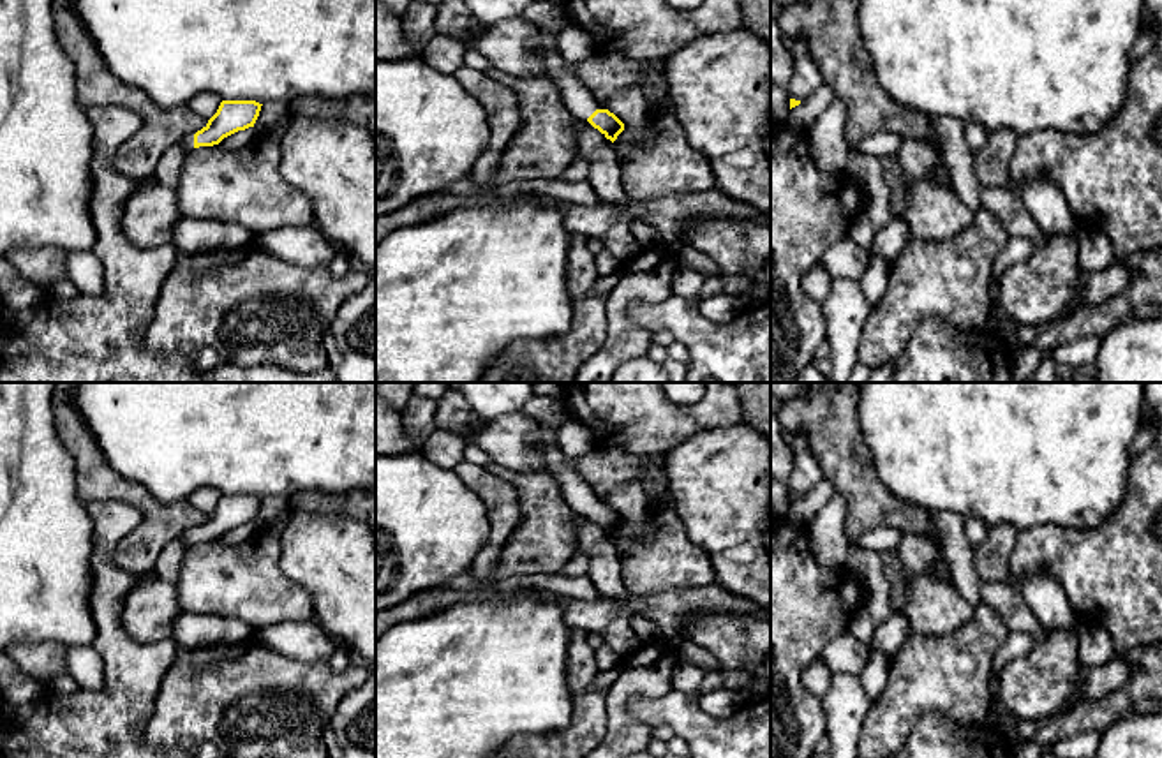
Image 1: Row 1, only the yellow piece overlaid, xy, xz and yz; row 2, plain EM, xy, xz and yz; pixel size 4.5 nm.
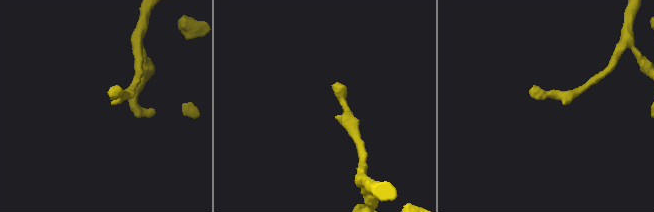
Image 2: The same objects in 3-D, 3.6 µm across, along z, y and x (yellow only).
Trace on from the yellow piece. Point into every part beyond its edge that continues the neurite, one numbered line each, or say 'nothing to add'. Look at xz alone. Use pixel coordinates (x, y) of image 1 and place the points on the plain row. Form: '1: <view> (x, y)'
1: xz (577, 492)

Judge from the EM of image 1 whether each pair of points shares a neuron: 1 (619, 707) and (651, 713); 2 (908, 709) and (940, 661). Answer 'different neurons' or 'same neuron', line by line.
1: different neurons
2: same neuron

